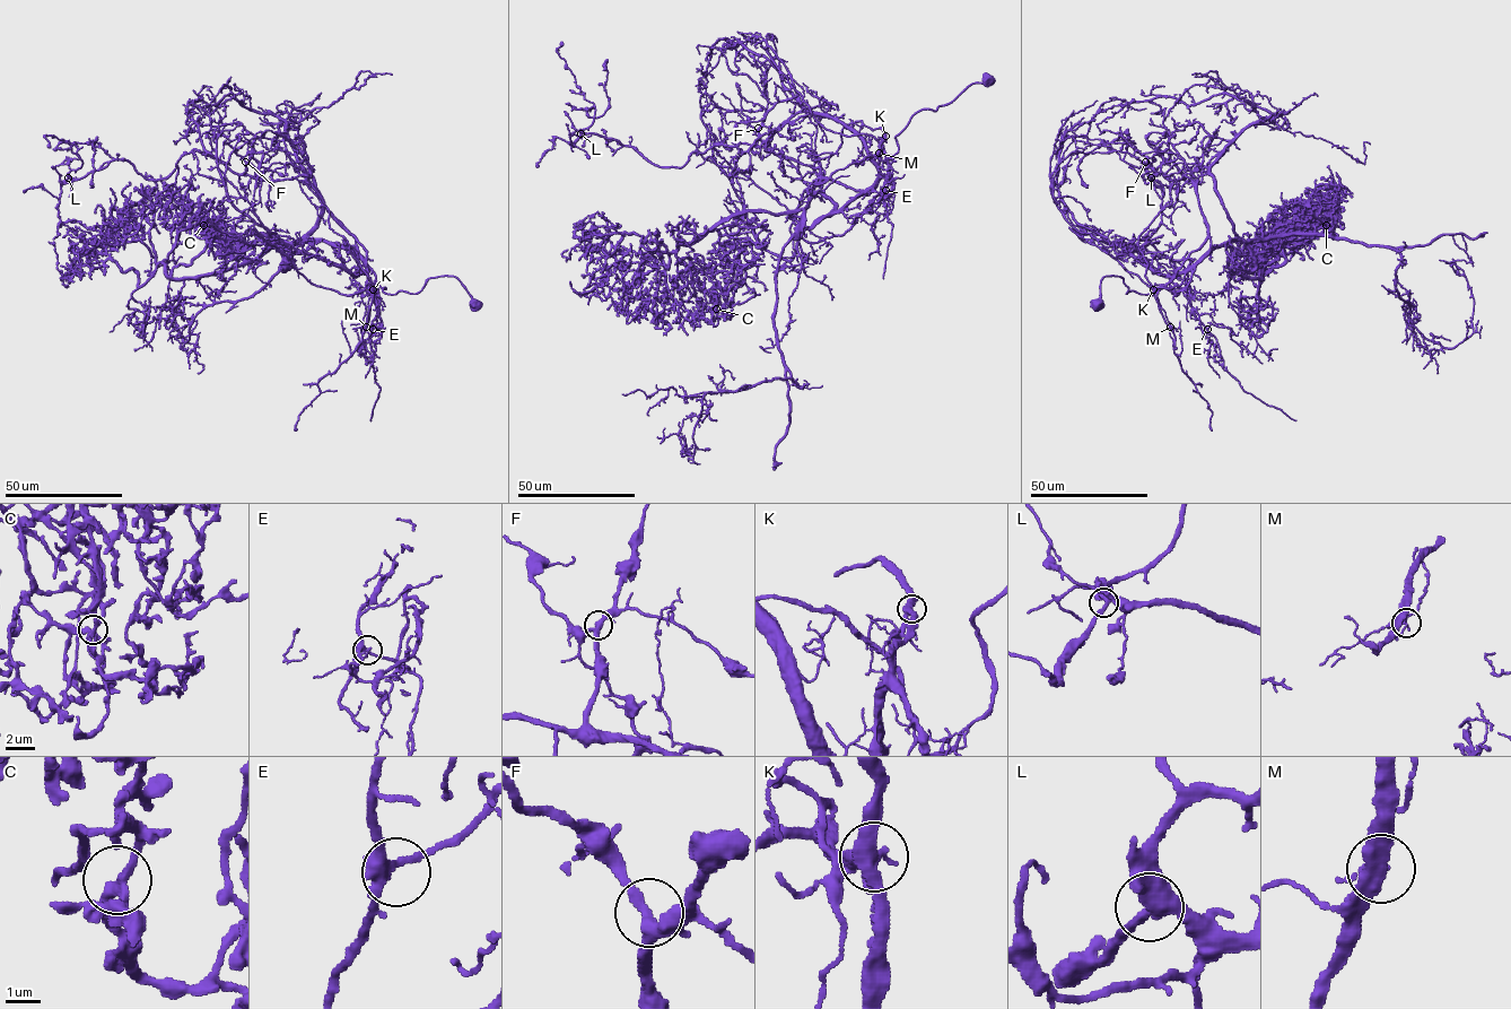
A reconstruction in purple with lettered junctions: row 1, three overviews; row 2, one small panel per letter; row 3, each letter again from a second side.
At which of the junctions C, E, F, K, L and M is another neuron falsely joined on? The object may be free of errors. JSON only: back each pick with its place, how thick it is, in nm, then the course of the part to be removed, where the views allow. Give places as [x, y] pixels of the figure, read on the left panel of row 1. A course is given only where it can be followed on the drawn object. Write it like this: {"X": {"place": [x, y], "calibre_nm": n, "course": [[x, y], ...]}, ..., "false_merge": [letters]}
{"M": {"place": [366, 327], "calibre_nm": 110, "course": [[366, 325], [366, 250], [306, 175], [192, 149], [162, 179], [119, 159], [73, 180], [96, 139], [90, 188]]}, "false_merge": ["M"]}

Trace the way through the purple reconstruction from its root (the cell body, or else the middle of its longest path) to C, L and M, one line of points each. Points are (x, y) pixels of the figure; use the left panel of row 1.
C: (475, 304), (453, 276), (369, 288), (322, 240), (286, 270), (279, 245), (171, 278), (203, 225)
L: (475, 304), (453, 276), (369, 288), (306, 175), (260, 181), (192, 149), (162, 179), (119, 159), (68, 177)
M: (475, 304), (453, 276), (430, 277), (415, 294), (386, 294), (384, 287), (372, 286), (366, 325)

